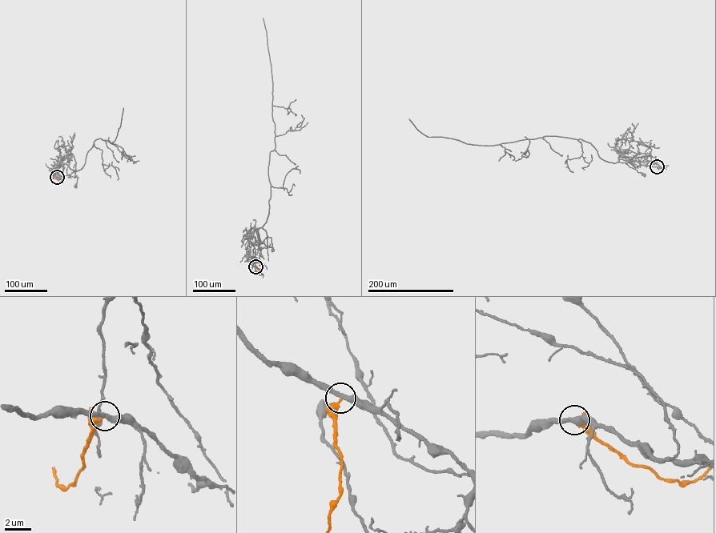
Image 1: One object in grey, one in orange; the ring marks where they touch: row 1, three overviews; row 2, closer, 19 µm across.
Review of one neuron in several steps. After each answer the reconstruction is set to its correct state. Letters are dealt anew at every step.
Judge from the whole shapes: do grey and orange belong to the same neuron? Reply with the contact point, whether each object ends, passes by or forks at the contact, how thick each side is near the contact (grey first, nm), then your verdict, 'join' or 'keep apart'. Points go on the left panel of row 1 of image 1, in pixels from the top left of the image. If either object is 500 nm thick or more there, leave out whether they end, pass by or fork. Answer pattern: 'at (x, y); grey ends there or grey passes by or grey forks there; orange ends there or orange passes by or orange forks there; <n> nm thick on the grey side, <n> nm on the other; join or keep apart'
at (57, 177); grey passes by; orange ends there; 360 nm thick on the grey side, 220 nm on the other; keep apart

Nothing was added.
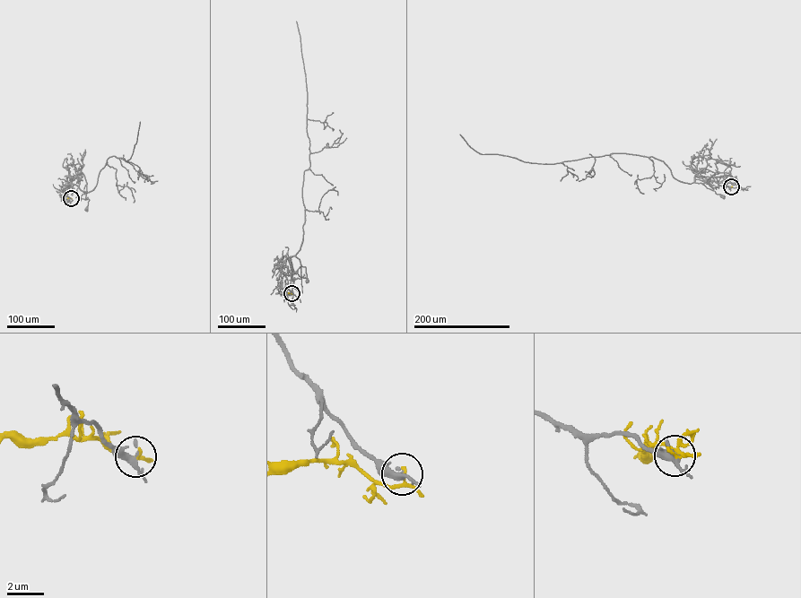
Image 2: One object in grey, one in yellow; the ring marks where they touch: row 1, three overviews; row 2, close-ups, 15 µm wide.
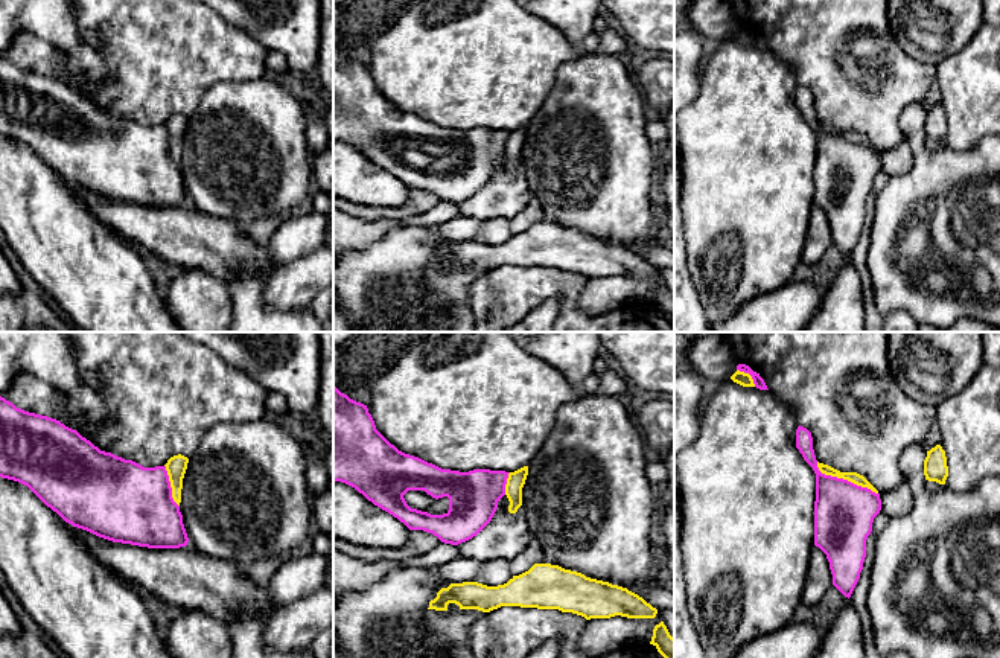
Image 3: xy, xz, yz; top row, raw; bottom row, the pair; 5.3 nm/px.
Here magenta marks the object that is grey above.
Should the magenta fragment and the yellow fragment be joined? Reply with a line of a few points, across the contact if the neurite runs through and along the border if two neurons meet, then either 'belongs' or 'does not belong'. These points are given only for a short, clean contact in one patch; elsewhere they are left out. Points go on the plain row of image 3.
does not belong

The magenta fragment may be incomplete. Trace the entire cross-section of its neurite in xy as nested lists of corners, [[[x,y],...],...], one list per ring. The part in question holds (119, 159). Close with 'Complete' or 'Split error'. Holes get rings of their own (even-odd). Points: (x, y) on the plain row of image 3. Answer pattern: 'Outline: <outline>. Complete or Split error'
Outline: [[[2,55],[0,136],[27,145],[65,181],[99,196],[148,207],[180,207],[189,201],[166,125],[143,126],[100,110],[76,88],[17,67]]]. Complete

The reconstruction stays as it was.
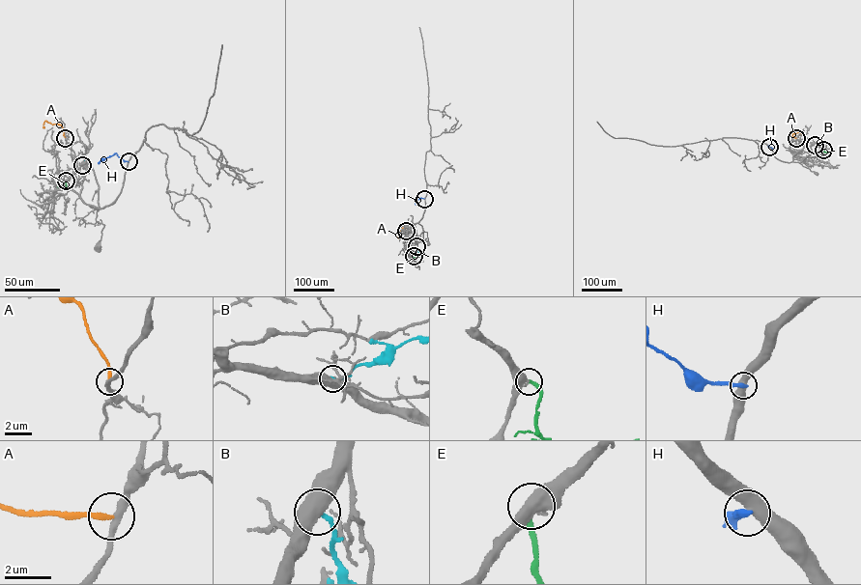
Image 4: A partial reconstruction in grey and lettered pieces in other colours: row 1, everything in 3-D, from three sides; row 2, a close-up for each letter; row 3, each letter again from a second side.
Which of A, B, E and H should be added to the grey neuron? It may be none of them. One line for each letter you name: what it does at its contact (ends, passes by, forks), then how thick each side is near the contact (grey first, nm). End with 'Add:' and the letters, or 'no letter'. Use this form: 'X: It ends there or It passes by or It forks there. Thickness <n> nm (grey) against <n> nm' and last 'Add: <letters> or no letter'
E: It ends there. Thickness 420 nm (grey) against 280 nm
Add: E

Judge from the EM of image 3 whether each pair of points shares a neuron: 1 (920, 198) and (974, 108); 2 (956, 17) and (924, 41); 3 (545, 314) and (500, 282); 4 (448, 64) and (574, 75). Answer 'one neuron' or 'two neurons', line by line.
1: two neurons
2: one neuron
3: two neurons
4: two neurons

